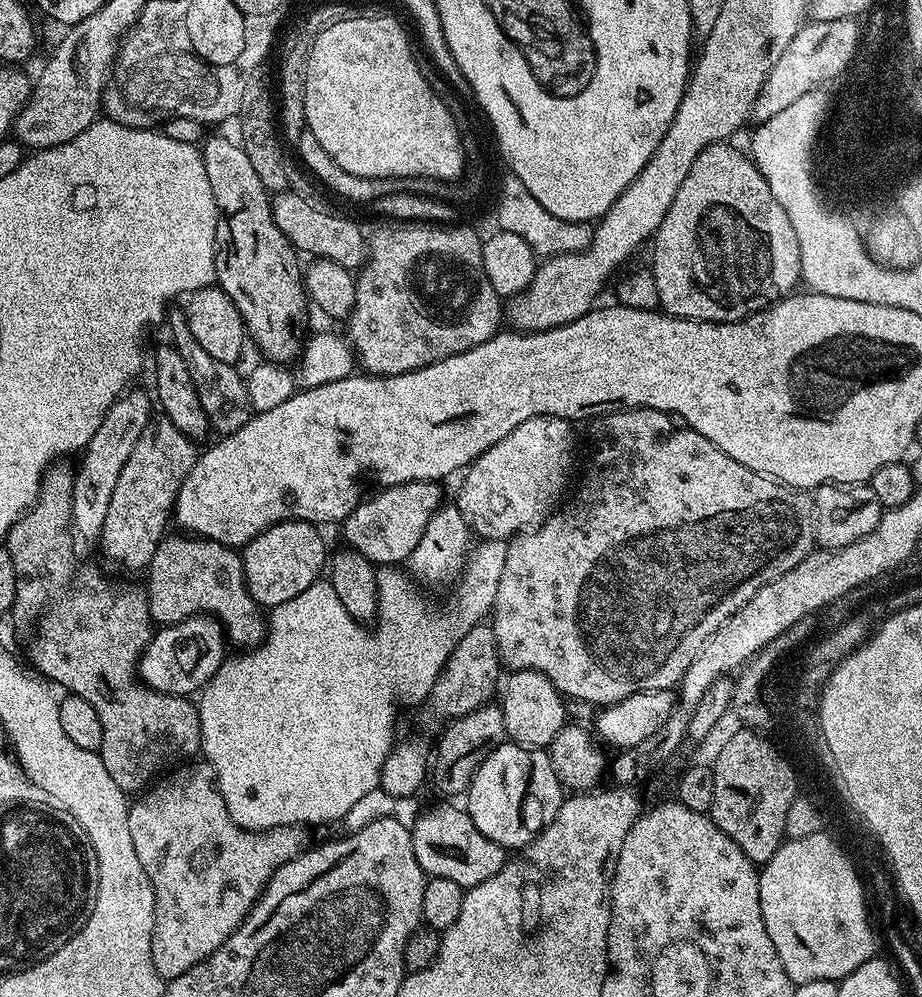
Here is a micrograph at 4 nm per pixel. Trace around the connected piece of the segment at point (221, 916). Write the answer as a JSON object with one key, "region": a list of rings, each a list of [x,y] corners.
{"region":[[[207,762],[196,763],[185,763],[183,766],[169,771],[163,778],[157,779],[151,785],[150,790],[137,795],[131,801],[128,809],[128,825],[130,826],[130,838],[134,841],[134,854],[138,854],[138,862],[142,864],[146,878],[149,879],[149,884],[153,888],[153,898],[156,900],[150,958],[154,962],[156,973],[165,981],[178,978],[178,974],[186,974],[186,970],[190,970],[196,964],[201,964],[206,957],[214,954],[214,950],[218,950],[218,946],[222,946],[222,942],[226,942],[226,938],[230,938],[230,934],[234,934],[237,926],[247,918],[249,910],[255,904],[256,899],[264,893],[264,888],[270,882],[272,875],[282,866],[286,866],[286,862],[290,862],[302,853],[307,852],[310,847],[310,841],[308,841],[309,829],[299,824],[266,828],[263,832],[250,832],[245,828],[239,828],[230,818],[230,810],[226,810],[224,799],[220,797],[220,790],[216,786],[214,766]]]}

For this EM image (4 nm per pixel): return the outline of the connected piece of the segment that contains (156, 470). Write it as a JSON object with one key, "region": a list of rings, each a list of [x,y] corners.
{"region":[[[164,415],[149,419],[118,476],[98,541],[112,565],[130,572],[141,573],[147,569],[154,550],[166,534],[165,525],[171,521],[178,490],[196,464],[197,455],[195,441],[182,434]]]}

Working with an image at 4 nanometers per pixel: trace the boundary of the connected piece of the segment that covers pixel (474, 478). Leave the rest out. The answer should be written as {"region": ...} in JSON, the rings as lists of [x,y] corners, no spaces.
{"region":[[[557,416],[526,418],[522,426],[514,426],[502,442],[494,442],[463,473],[464,481],[454,503],[481,541],[507,542],[552,515],[561,503],[560,495],[569,491],[568,479],[576,460],[576,436],[572,428],[569,421]]]}

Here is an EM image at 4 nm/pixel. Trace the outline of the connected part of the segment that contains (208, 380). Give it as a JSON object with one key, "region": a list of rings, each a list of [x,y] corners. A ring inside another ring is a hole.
{"region":[[[169,307],[166,312],[166,328],[172,331],[170,343],[178,350],[178,354],[182,354],[182,362],[186,362],[190,378],[194,378],[194,390],[198,390],[198,402],[202,402],[202,410],[206,410],[211,431],[216,434],[236,432],[246,426],[246,422],[254,414],[245,377],[239,376],[233,365],[218,362],[218,358],[210,358],[210,354],[206,354],[206,350],[202,350],[202,346],[194,342],[194,334],[190,334],[187,311],[183,307],[176,307]]]}

